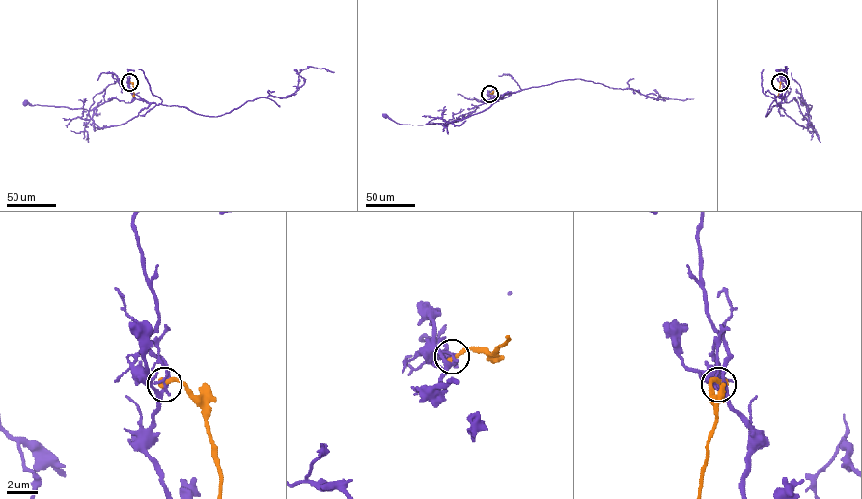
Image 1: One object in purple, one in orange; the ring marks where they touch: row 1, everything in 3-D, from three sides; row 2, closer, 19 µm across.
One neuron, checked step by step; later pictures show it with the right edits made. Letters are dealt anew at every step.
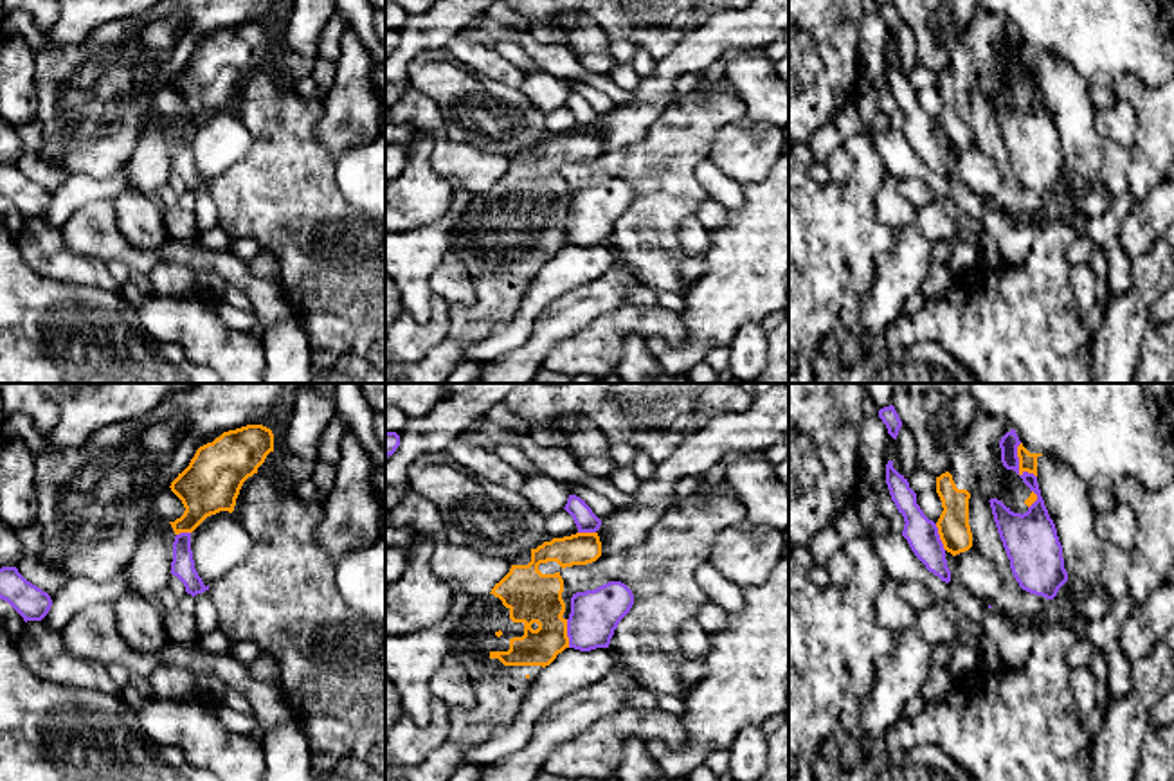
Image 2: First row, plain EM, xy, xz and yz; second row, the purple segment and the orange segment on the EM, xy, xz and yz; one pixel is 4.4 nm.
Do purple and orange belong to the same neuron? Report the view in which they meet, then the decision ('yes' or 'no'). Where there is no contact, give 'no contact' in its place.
meets purple in yz; no

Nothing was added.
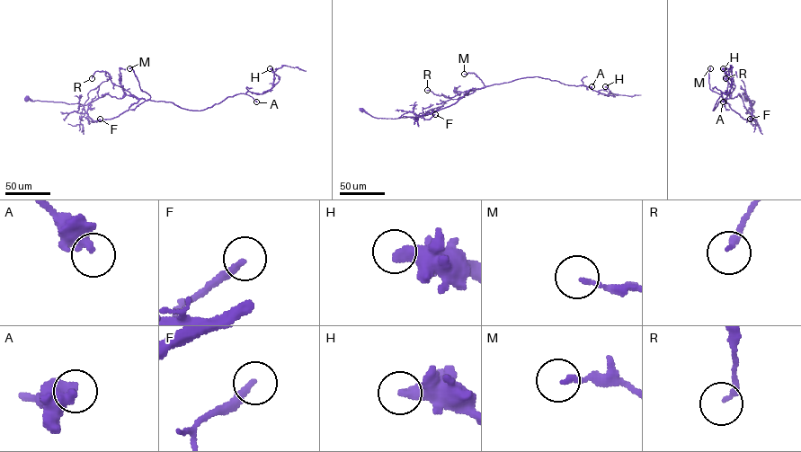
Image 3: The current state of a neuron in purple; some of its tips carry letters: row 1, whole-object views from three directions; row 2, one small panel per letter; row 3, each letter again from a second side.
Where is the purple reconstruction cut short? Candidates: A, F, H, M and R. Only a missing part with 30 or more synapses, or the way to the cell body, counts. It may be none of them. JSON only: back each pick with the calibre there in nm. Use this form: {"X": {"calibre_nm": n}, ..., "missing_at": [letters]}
{"missing_at": []}

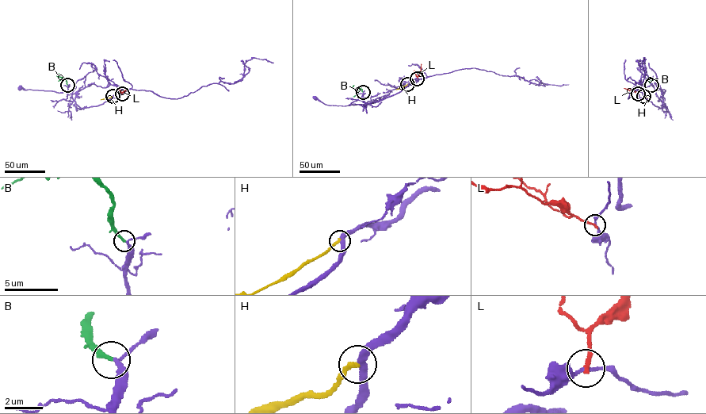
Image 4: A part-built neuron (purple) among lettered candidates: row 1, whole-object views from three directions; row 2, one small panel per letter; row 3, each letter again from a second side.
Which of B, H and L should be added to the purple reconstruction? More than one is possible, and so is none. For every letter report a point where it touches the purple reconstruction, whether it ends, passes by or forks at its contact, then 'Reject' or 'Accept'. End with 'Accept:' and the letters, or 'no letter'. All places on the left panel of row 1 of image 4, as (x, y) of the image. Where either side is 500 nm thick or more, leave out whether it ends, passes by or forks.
B: Touches purple at (67, 85). It ends there. Accept
H: Touches purple at (112, 96). It ends there. Reject
L: Touches purple at (122, 93). It ends there. Reject
Accept: B

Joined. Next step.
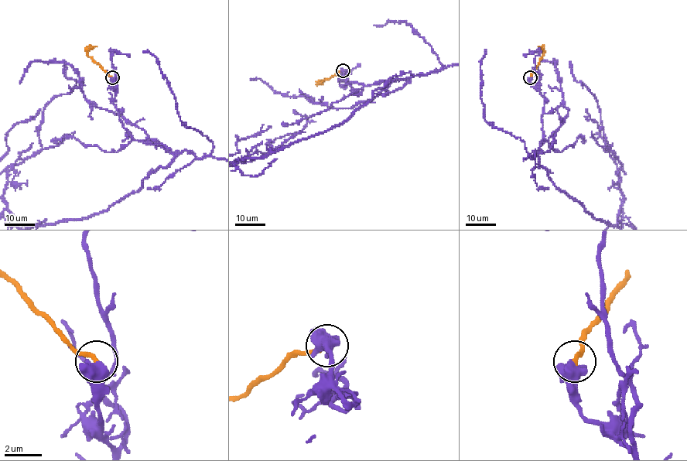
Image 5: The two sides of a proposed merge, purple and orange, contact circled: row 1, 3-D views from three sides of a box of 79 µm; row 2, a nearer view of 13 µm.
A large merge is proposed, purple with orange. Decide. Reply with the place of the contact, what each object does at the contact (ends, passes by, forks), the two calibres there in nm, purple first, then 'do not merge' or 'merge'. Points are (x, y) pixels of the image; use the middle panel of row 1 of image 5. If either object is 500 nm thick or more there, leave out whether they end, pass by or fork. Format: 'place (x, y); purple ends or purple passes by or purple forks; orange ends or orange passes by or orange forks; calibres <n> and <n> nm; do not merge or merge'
place (343, 70); calibres 750 and 240 nm; merge

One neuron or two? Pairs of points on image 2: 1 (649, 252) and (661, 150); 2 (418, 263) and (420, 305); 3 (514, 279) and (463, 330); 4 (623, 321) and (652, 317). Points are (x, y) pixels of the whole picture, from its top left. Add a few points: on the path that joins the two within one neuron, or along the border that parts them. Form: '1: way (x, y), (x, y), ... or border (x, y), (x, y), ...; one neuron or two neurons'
1: way (649, 227), (661, 202), (661, 175); one neuron
2: way (418, 274), (418, 294); one neuron
3: way (501, 290), (476, 317); one neuron
4: way (631, 321), (645, 321); one neuron

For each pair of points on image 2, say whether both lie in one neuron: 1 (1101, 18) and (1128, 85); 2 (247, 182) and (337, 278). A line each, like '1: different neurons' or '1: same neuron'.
1: different neurons
2: same neuron

